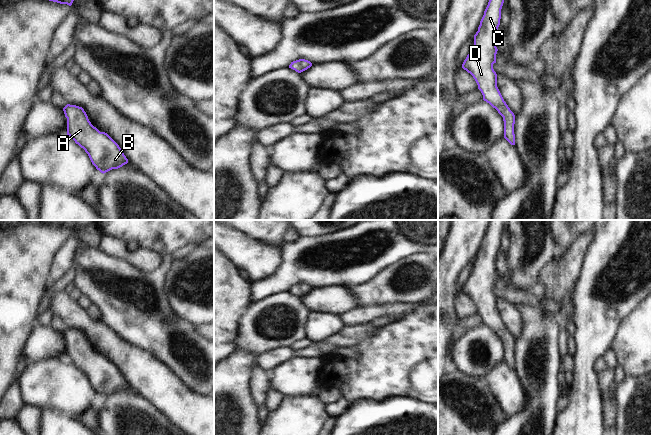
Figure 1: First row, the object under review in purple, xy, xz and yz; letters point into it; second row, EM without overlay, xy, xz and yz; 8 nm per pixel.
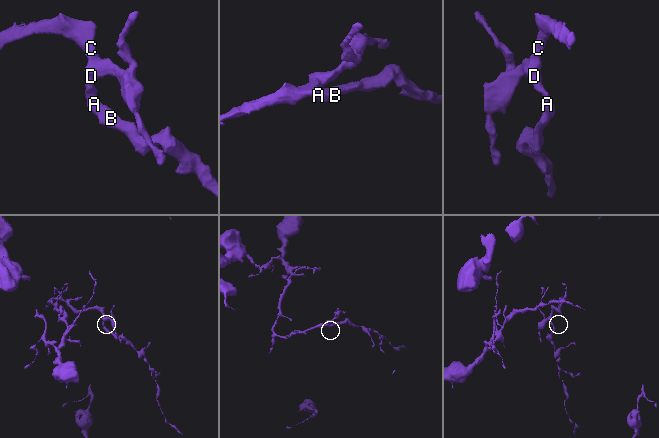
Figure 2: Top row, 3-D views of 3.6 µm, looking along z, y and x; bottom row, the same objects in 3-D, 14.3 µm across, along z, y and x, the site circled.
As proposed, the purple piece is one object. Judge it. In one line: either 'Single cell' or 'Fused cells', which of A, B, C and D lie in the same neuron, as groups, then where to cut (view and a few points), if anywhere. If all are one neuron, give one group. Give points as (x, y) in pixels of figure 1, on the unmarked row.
Single cell. Groups: A B C D. No split

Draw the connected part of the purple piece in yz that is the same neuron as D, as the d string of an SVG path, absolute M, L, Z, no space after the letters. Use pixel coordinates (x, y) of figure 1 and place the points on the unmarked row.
M490 220L490 224L480 245L478 255L474 259L474 269L471 272L466 283L464 284L462 292L470 297L475 303L478 309L478 313L483 319L483 324L489 327L493 332L495 332L498 337L503 341L504 362L511 369L515 369L515 339L504 325L497 311L497 298L493 293L493 288L496 287L496 278L498 275L496 271L496 258L500 249L501 233L506 221L507 220Z

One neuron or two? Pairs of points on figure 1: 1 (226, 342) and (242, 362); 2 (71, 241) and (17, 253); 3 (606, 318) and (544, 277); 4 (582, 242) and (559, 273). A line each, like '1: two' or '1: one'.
1: two
2: two
3: two
4: one

